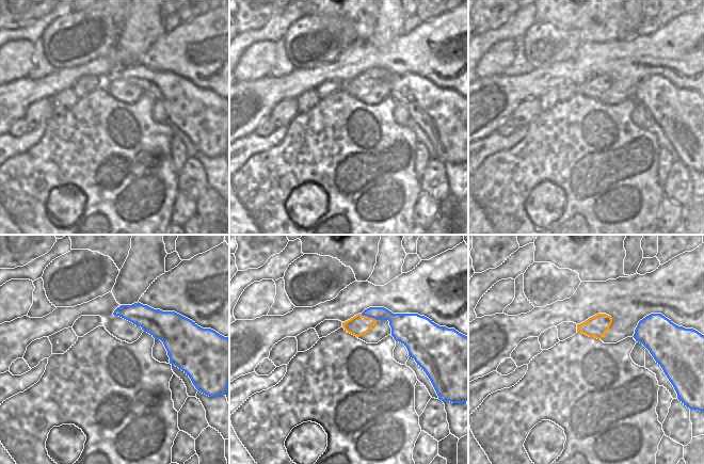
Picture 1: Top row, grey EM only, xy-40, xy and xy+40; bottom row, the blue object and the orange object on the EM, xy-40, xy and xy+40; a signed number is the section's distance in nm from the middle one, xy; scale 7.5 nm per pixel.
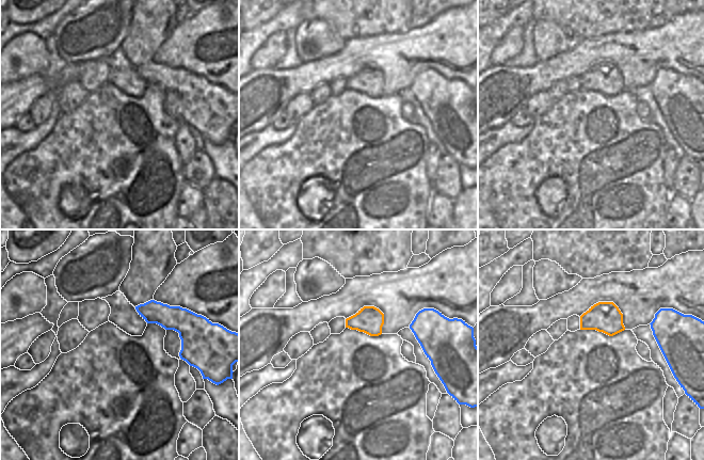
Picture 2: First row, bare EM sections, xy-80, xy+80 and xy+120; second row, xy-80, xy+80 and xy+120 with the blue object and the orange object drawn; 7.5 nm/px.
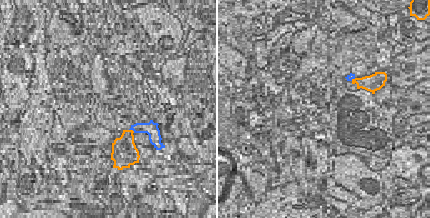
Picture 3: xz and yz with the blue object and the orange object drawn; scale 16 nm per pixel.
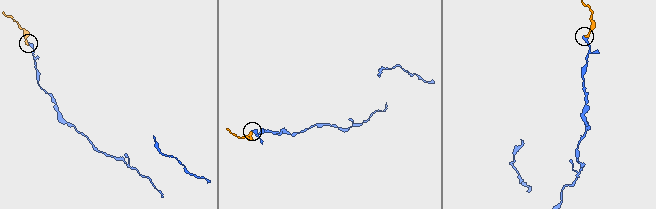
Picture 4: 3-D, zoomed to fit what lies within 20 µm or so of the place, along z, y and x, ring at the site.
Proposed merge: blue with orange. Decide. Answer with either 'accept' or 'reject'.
accept

